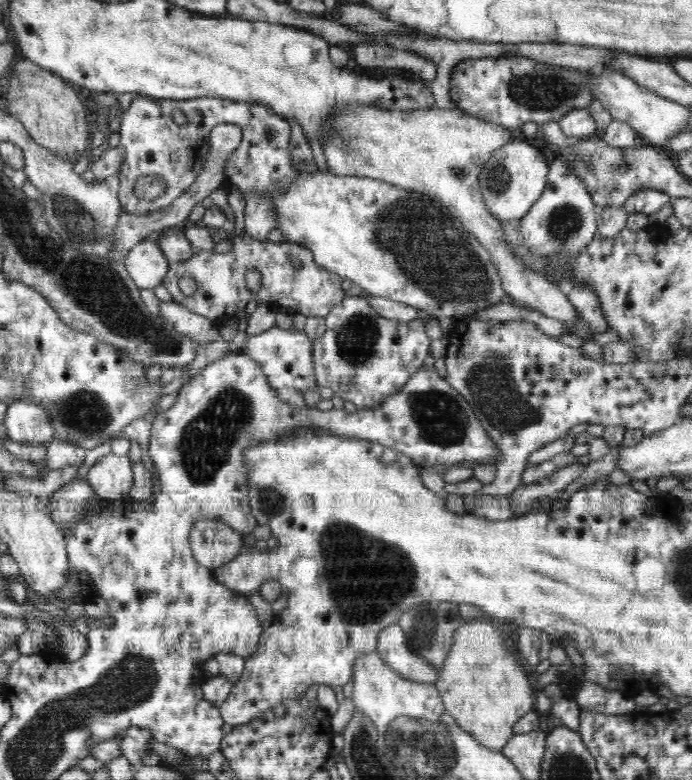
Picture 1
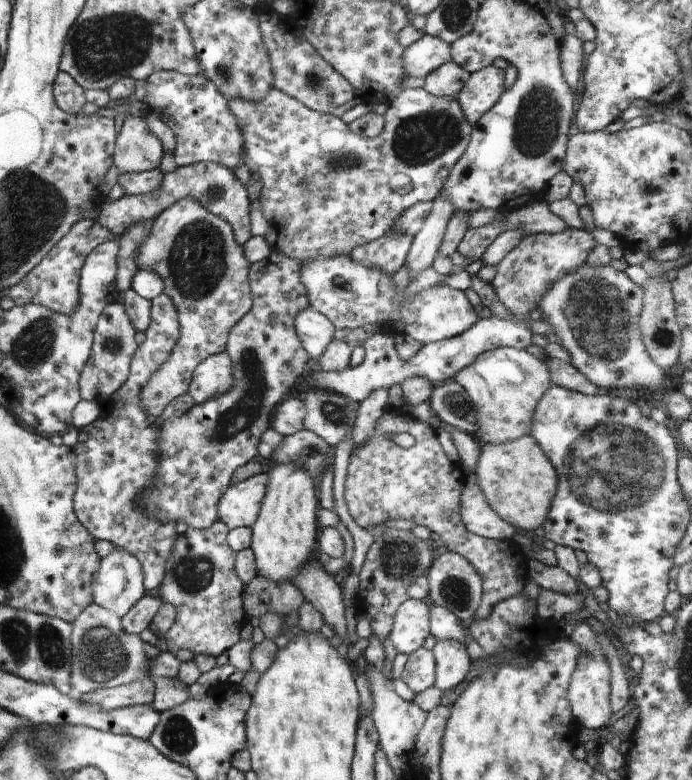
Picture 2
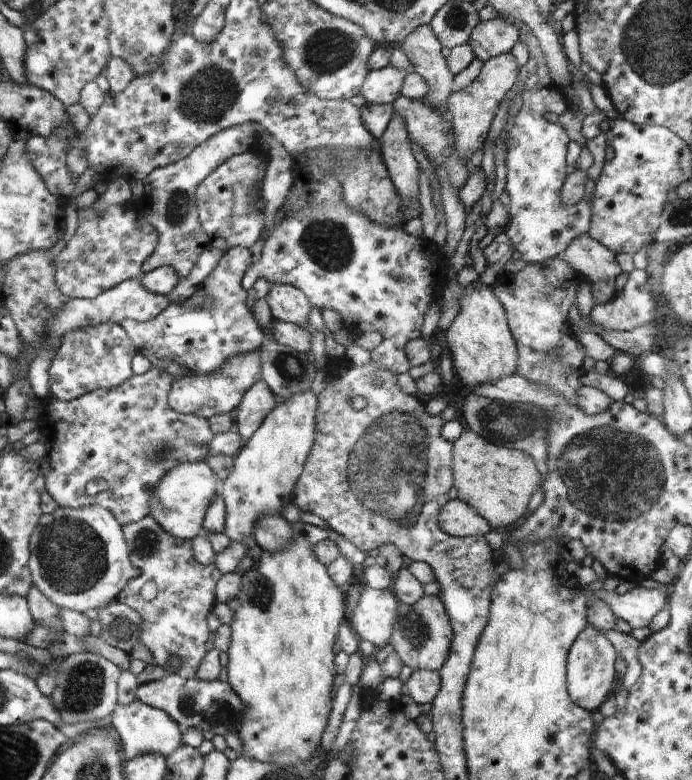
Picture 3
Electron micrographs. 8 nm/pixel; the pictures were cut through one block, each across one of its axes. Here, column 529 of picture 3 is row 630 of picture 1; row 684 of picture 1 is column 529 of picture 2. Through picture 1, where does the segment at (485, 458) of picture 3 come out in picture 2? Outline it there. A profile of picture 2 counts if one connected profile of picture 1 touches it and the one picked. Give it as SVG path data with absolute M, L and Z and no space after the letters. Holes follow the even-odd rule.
M530 435L499 445L483 444L474 474L492 510L522 530L536 530L543 525L558 486L562 486L554 465Z

